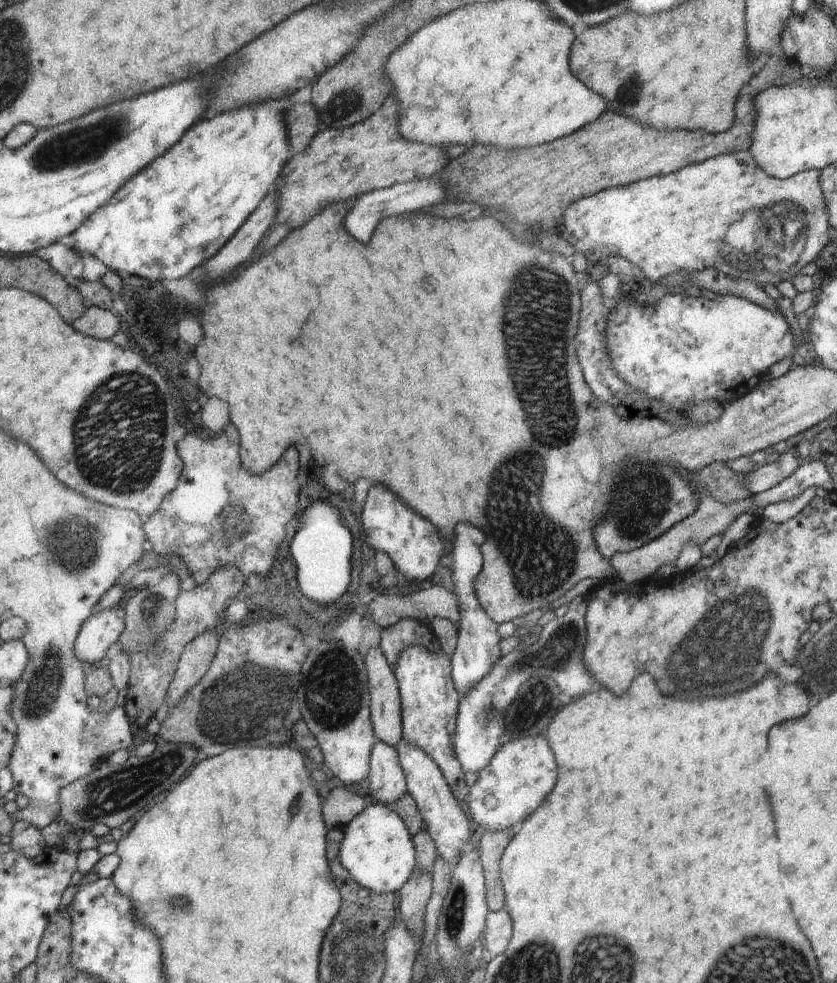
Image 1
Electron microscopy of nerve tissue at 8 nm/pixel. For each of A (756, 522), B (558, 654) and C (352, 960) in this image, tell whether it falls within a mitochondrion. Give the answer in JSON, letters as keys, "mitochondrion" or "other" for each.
{"A":"other","B":"mitochondrion","C":"mitochondrion"}

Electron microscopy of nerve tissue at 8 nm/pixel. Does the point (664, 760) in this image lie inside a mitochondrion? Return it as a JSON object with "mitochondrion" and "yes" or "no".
{"mitochondrion":"no"}

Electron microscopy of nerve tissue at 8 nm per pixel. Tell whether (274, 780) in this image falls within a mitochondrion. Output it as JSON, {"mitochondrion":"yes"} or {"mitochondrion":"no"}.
{"mitochondrion":"no"}

